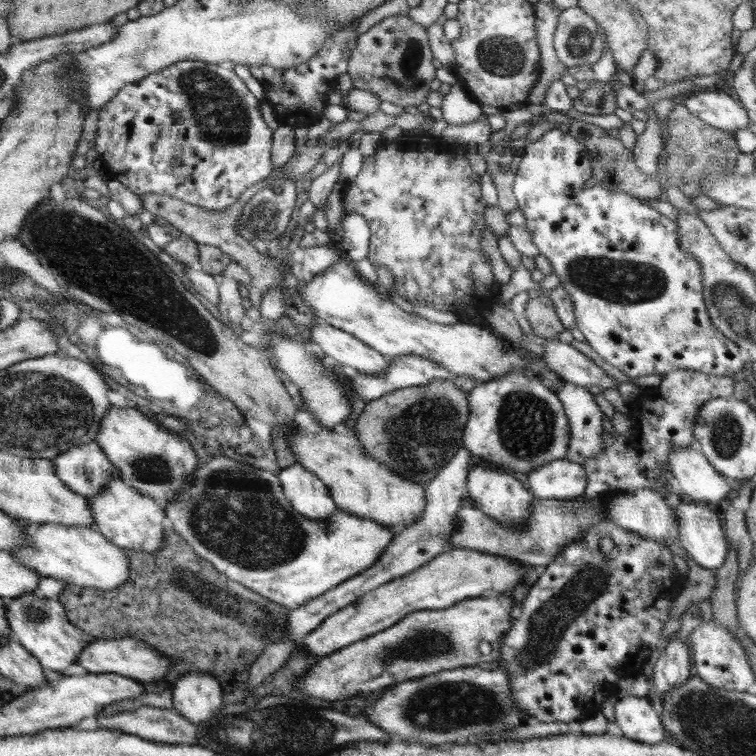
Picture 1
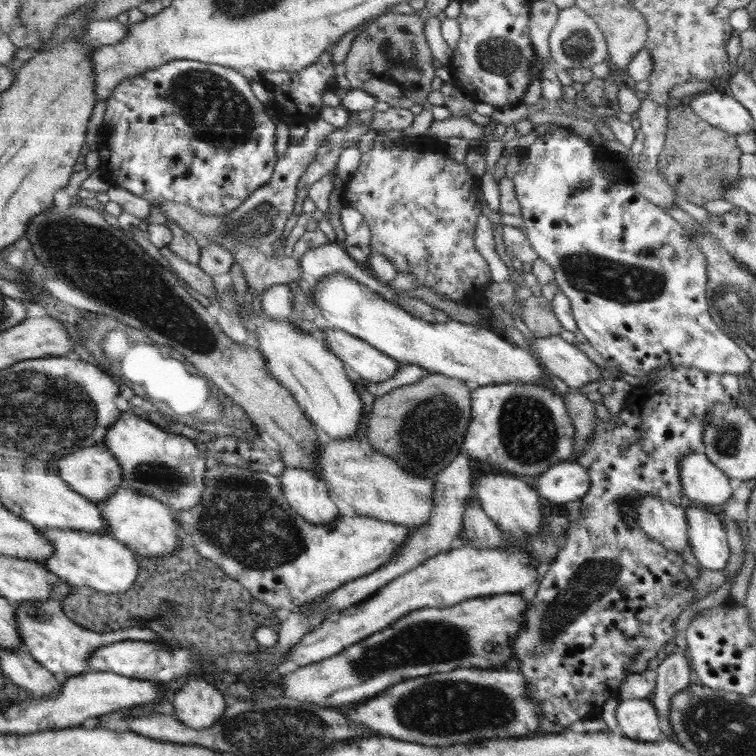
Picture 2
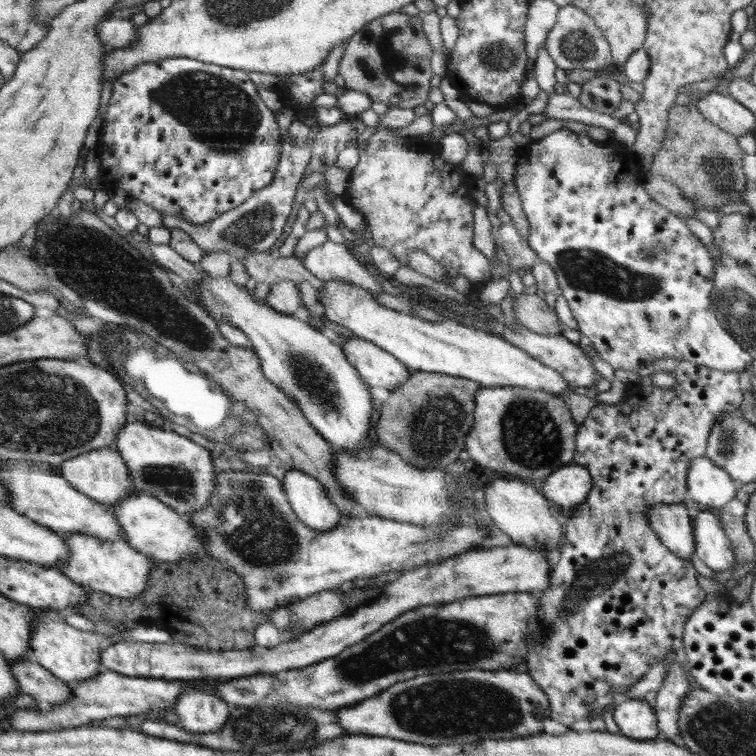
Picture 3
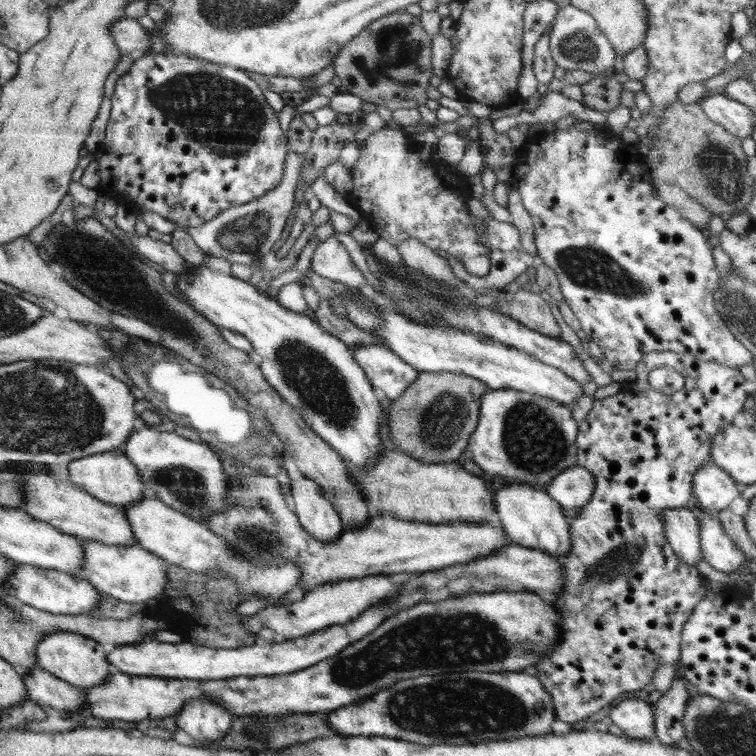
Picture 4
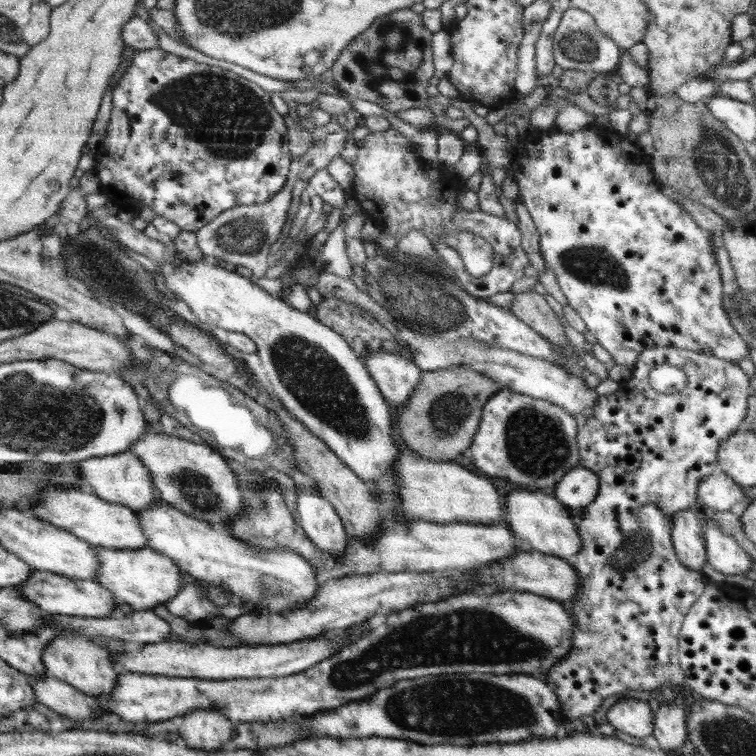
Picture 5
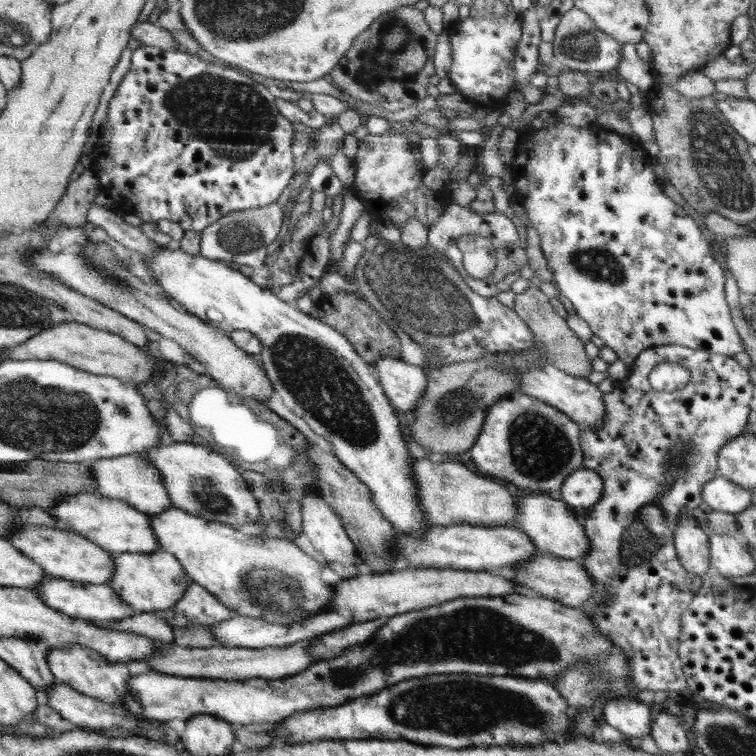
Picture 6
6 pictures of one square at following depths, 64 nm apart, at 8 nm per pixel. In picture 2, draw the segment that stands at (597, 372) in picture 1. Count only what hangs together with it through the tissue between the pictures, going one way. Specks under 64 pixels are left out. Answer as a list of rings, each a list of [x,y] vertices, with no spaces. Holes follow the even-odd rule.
[[[560,335],[535,337],[535,341],[528,341],[532,345],[530,350],[569,387],[577,389],[586,384],[603,383],[601,369],[575,343],[564,341]]]

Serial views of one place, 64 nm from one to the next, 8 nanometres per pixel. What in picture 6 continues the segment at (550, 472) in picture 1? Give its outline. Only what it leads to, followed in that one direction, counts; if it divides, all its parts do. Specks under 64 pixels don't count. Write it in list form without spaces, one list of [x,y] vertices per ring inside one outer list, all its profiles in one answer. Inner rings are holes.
[[[587,468],[572,471],[562,483],[558,494],[570,508],[589,510],[602,496],[603,480],[597,472]]]

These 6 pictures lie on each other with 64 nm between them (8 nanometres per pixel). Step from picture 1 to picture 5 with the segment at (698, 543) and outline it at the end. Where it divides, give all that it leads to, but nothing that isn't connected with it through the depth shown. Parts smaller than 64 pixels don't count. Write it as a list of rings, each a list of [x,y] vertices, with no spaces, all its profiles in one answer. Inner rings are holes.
[[[713,519],[707,520],[703,534],[706,559],[715,571],[724,575],[743,575],[751,569],[754,560],[740,547],[740,542],[720,532]]]

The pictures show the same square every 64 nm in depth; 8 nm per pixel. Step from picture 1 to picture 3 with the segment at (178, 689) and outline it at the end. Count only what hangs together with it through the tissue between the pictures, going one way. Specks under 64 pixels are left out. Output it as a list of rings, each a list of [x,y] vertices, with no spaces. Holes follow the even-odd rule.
[[[203,689],[180,695],[172,709],[184,730],[199,735],[221,729],[230,716],[228,702]]]

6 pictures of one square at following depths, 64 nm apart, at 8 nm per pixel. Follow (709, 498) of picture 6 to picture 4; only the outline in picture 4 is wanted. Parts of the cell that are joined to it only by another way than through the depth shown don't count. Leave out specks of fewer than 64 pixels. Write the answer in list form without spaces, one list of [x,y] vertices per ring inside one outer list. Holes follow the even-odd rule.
[[[708,461],[694,473],[692,494],[698,506],[722,511],[741,496],[736,484],[726,471]]]

